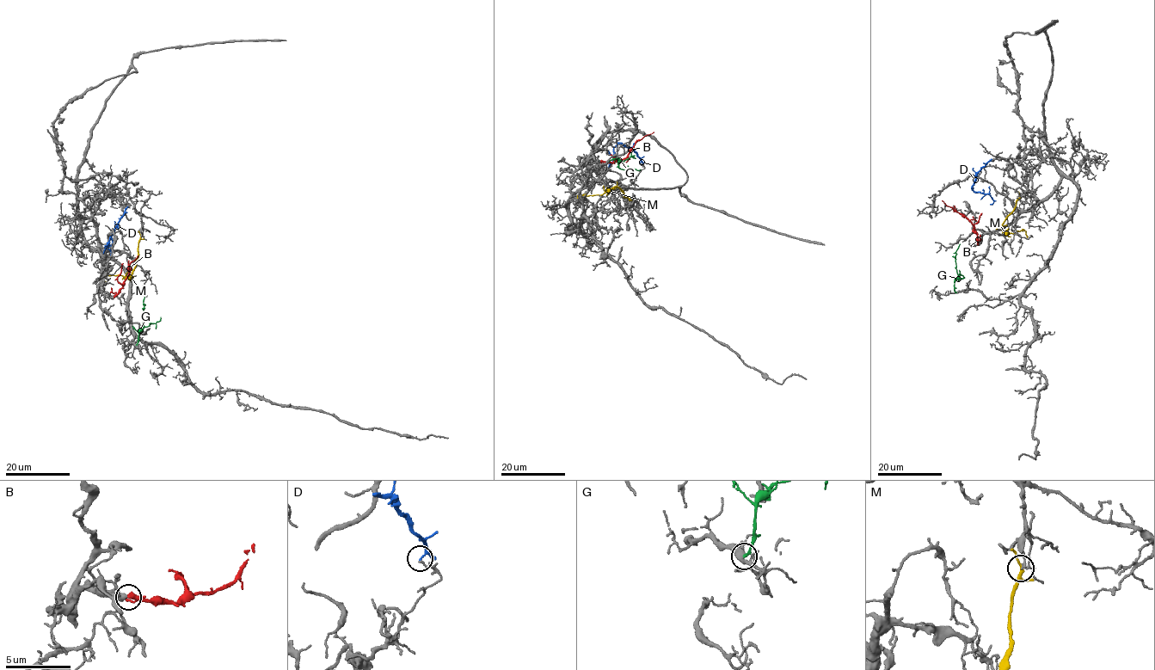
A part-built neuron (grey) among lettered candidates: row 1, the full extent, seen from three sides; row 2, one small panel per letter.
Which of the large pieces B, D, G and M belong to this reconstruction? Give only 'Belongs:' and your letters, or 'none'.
Belongs: B

